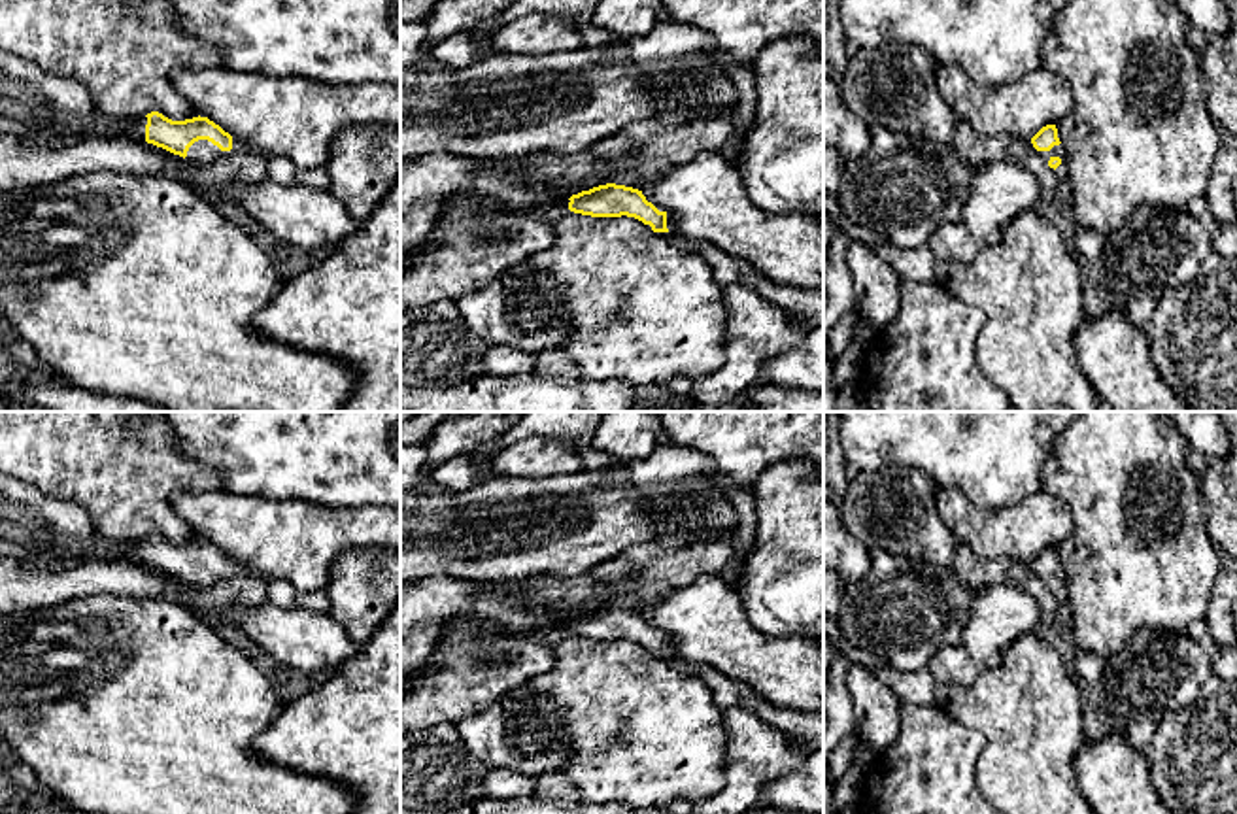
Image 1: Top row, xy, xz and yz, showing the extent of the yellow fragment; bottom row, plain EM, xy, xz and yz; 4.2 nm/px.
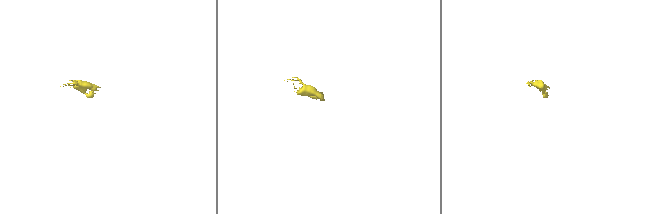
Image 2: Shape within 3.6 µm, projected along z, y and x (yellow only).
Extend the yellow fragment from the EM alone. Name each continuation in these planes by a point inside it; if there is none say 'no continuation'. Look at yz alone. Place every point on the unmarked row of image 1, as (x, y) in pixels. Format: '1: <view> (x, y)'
1: yz (1056, 575)

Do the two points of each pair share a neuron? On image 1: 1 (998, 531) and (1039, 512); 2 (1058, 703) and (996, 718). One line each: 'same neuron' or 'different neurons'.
1: same neuron
2: same neuron

